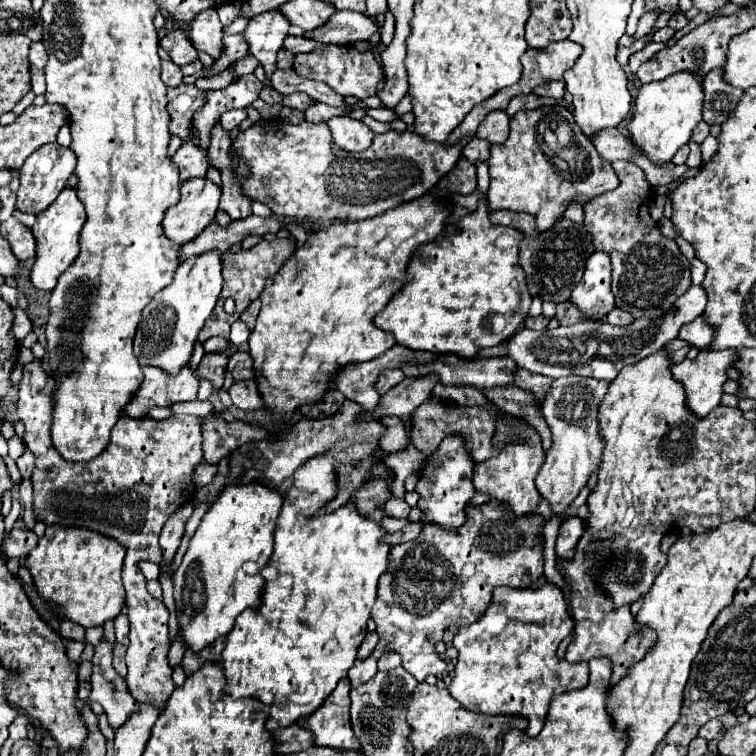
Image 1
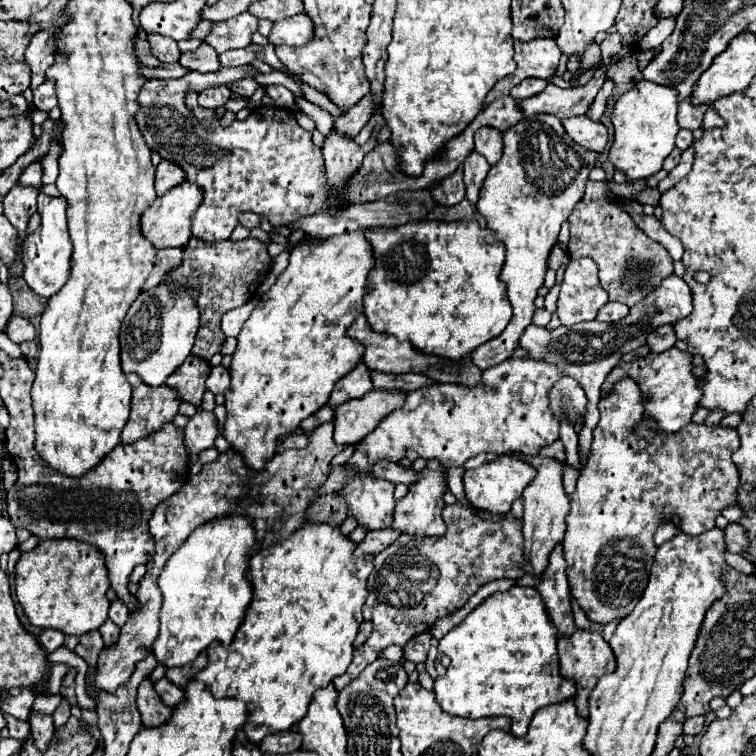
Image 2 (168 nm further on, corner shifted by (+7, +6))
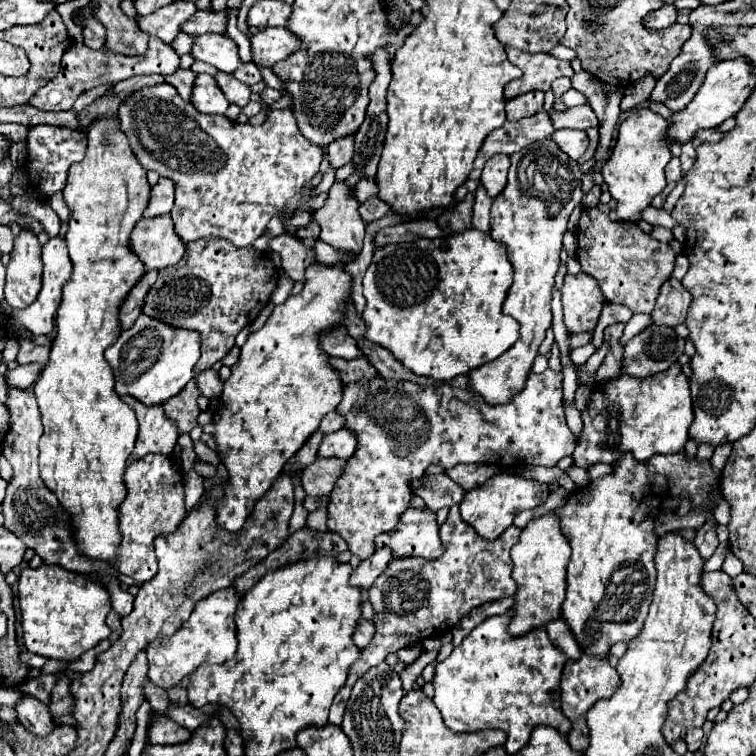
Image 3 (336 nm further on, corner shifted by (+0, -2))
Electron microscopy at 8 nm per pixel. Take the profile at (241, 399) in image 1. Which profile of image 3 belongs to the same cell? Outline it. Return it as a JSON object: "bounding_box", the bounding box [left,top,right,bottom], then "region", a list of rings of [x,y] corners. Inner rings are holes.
{"bounding_box":[195,368,223,400],"region":[[[213,368],[199,372],[199,376],[197,376],[195,380],[197,380],[199,392],[201,392],[203,396],[207,396],[209,400],[211,400],[211,398],[217,398],[217,396],[221,394],[221,390],[223,390],[223,382],[219,380],[219,374],[217,374]]]}

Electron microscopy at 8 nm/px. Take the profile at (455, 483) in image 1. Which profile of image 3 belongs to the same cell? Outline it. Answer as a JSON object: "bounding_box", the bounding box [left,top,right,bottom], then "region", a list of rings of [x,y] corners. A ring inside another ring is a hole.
{"bounding_box":[375,508,443,560],"region":[[[409,508],[393,532],[379,534],[375,538],[375,550],[381,546],[391,548],[393,558],[421,556],[425,560],[435,560],[439,554],[443,554],[435,512],[429,508]]]}

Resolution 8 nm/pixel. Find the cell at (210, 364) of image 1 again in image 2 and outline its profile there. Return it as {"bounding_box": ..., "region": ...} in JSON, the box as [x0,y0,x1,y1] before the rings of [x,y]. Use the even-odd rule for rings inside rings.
{"bounding_box":[166,356,212,406],"region":[[[188,356],[184,360],[182,368],[178,368],[166,384],[176,388],[180,394],[180,400],[192,402],[194,406],[200,406],[202,394],[206,392],[206,378],[208,378],[208,368],[212,368],[206,360],[196,360],[196,356]]]}

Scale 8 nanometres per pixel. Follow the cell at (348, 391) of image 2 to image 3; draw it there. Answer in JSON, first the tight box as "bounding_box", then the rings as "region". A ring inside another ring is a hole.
{"bounding_box":[319,412,343,434],"region":[[[329,412],[329,414],[321,420],[319,430],[321,430],[323,434],[331,434],[331,432],[339,430],[341,426],[343,426],[343,418],[341,418],[337,412]]]}

